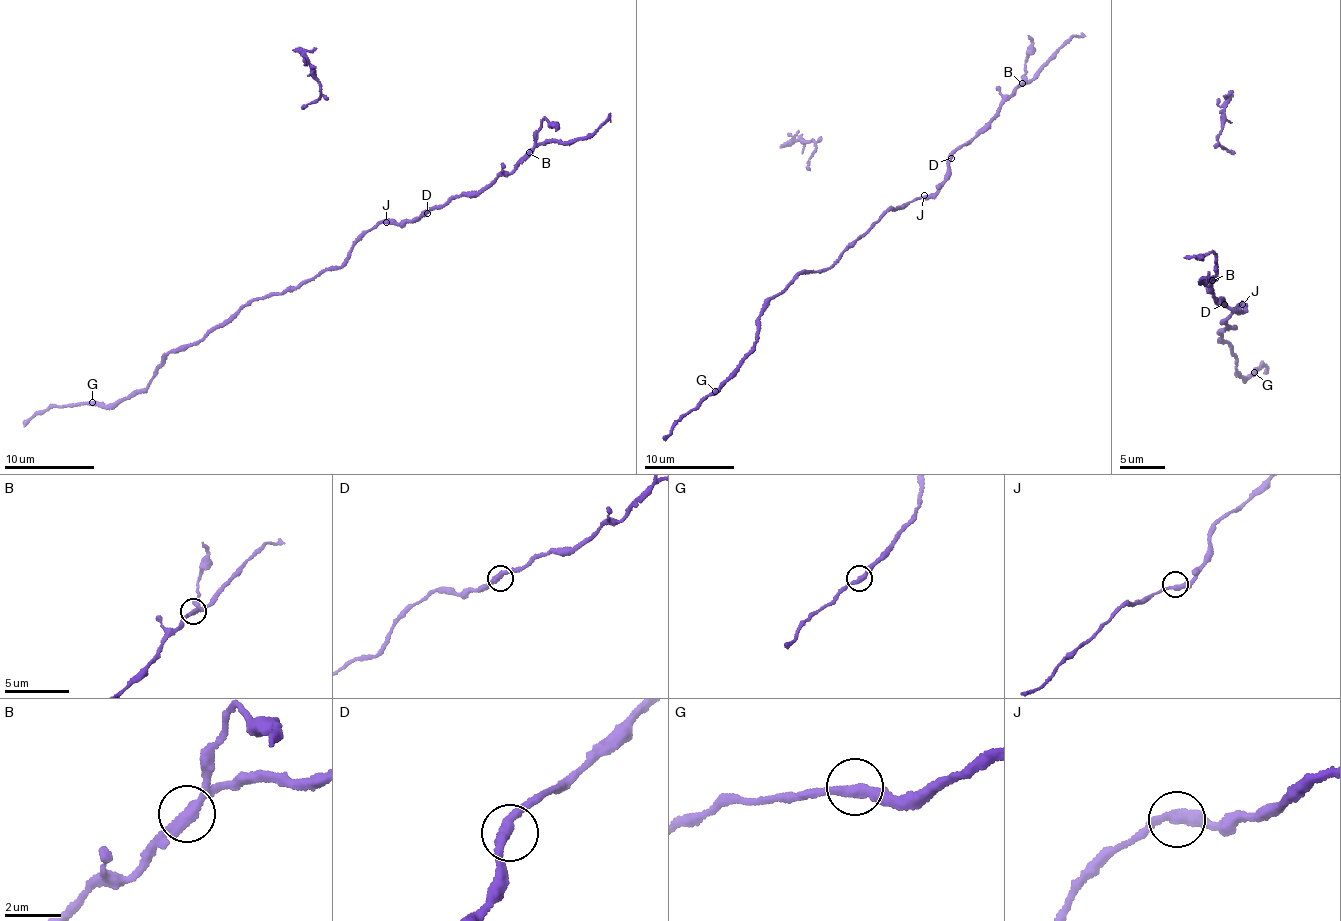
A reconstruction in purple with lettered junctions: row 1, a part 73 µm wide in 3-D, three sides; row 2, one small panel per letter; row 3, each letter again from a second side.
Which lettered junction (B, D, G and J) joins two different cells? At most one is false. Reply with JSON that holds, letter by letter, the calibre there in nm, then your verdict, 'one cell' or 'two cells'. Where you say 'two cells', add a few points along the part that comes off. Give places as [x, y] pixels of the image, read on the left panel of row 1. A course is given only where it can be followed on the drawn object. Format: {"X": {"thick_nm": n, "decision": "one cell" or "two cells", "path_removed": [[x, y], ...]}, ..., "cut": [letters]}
{"B": {"thick_nm": 360, "decision": "two cells", "path_removed": [[530, 153], [535, 141], [535, 131], [546, 118], [557, 127], [554, 131]]}, "D": {"thick_nm": 360, "decision": "one cell"}, "G": {"thick_nm": 360, "decision": "one cell"}, "J": {"thick_nm": 340, "decision": "one cell"}, "cut": ["B"]}

